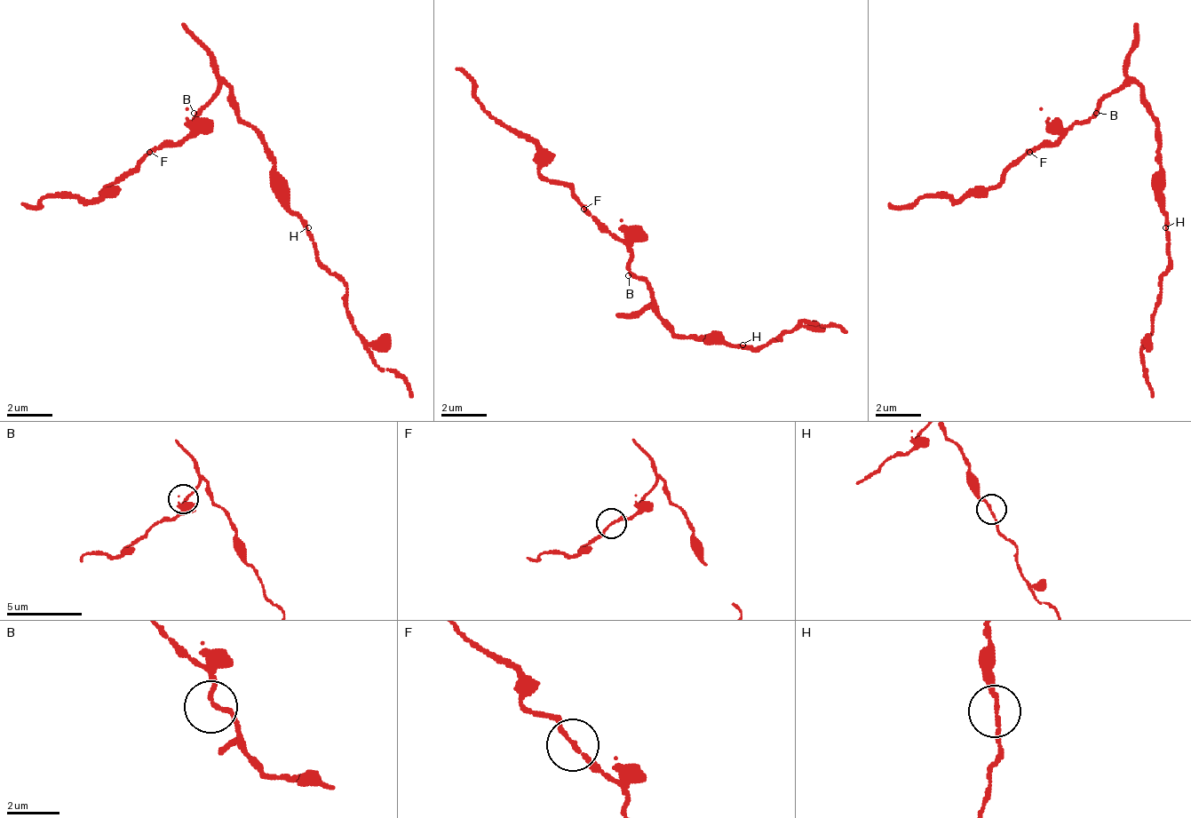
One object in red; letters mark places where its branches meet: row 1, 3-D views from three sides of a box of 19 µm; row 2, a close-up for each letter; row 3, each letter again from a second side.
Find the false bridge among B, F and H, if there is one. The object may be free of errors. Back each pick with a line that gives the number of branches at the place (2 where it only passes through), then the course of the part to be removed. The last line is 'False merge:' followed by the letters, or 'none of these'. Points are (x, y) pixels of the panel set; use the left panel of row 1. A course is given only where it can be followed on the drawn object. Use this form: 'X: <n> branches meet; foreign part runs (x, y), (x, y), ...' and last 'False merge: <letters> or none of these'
False merge: none of these

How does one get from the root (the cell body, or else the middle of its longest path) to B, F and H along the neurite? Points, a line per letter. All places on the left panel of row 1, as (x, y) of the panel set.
B: (228, 96), (228, 90), (222, 84), (194, 113)
F: (228, 96), (228, 90), (222, 84), (194, 113), (194, 124), (177, 141), (160, 141), (148, 153)
H: (228, 96), (228, 101), (257, 130), (257, 136), (262, 141), (262, 153), (273, 164), (273, 193), (308, 227)

